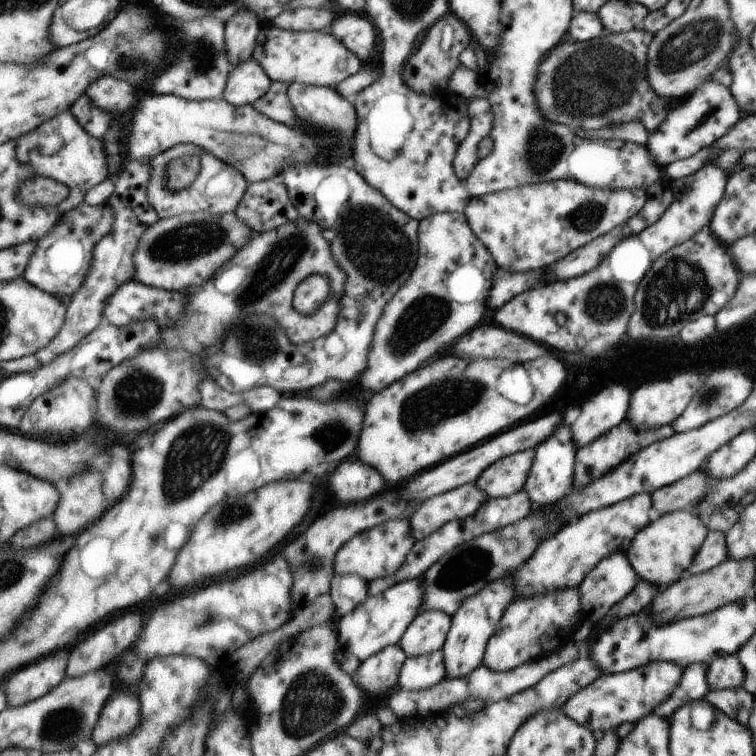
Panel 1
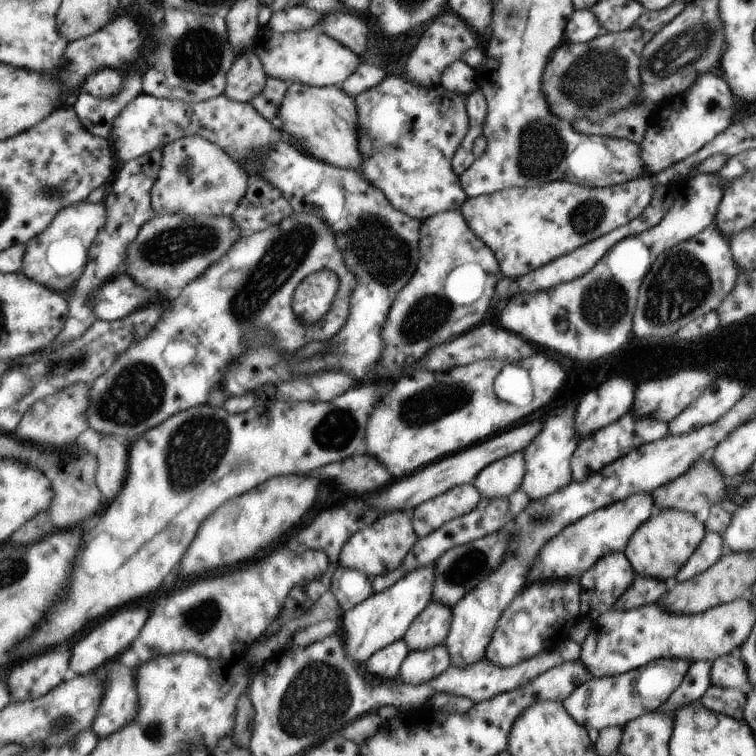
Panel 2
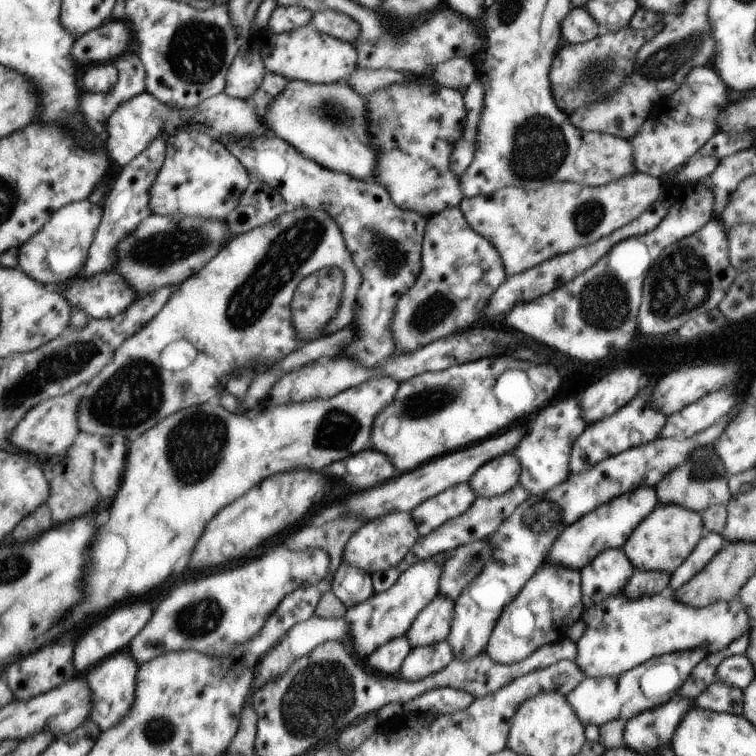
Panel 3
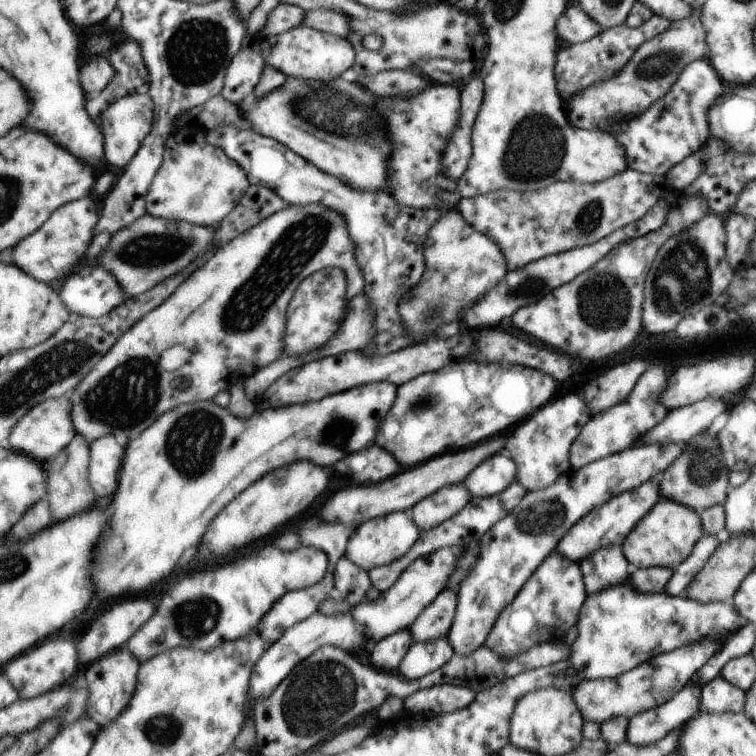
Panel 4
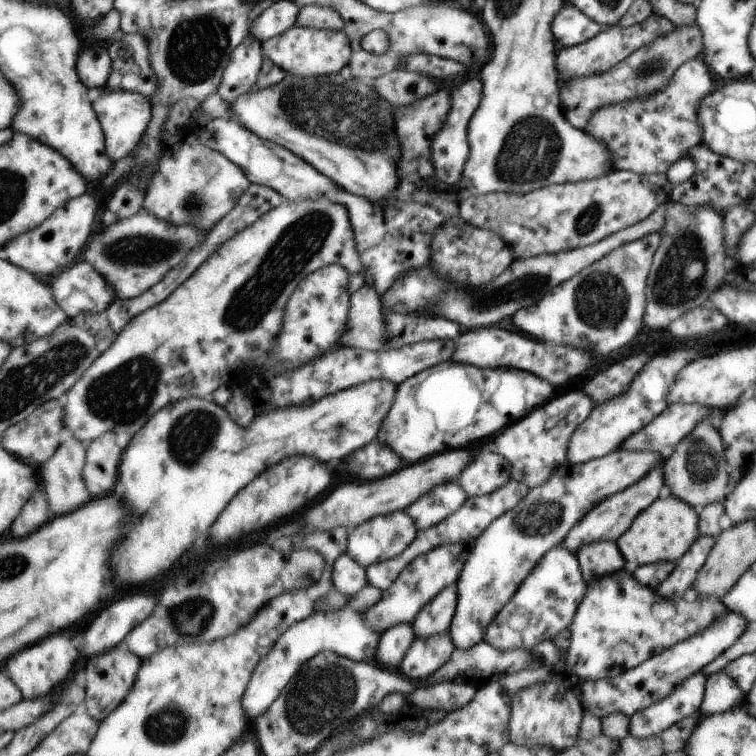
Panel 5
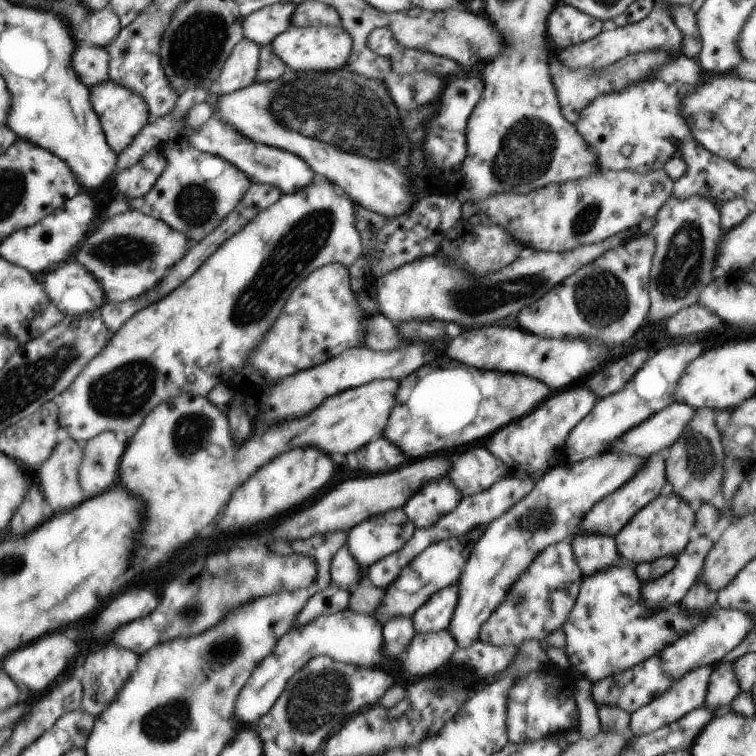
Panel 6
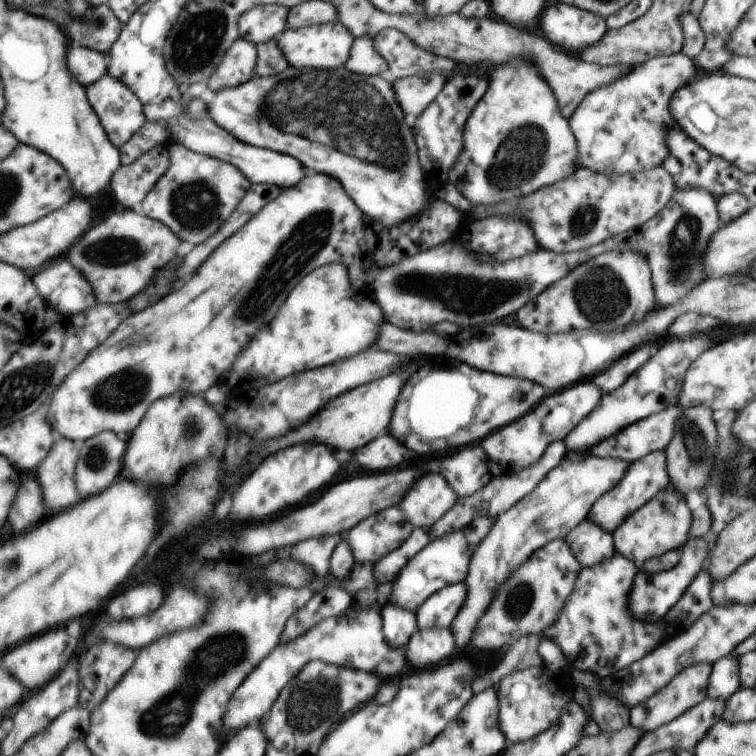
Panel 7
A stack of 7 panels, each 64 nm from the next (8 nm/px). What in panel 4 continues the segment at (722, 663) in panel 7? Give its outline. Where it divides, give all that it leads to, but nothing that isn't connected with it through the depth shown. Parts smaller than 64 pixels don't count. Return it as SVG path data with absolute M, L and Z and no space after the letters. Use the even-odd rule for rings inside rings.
M717 675L709 684L700 687L699 712L723 714L742 713L747 697L738 686Z

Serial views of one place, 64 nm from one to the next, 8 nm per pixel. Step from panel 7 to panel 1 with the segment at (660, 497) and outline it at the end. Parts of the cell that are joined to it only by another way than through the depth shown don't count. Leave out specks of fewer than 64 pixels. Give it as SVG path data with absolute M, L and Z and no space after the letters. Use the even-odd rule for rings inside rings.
M689 511L669 512L663 517L652 517L649 524L633 537L625 557L636 571L639 580L662 589L677 581L679 574L683 574L687 566L693 564L705 537L705 526L693 514L689 514Z

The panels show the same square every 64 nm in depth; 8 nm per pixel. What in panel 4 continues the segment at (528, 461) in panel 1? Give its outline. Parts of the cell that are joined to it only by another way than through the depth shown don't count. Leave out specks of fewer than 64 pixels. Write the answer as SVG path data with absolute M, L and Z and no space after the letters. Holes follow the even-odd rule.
M504 452L485 458L479 466L465 477L464 486L471 492L472 497L493 496L503 492L515 481L516 466L513 460Z

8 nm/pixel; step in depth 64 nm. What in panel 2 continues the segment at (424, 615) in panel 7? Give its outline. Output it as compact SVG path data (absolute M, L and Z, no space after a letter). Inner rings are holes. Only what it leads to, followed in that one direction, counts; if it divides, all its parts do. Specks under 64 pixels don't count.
M431 600L400 640L407 644L408 652L436 649L447 640L451 622L451 609Z

